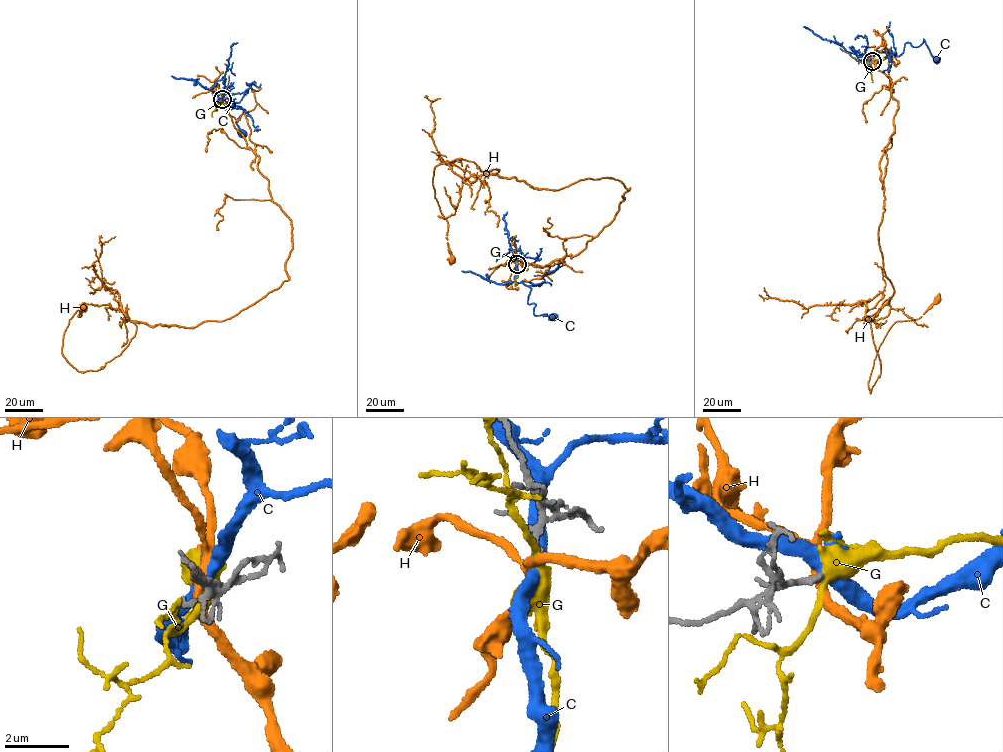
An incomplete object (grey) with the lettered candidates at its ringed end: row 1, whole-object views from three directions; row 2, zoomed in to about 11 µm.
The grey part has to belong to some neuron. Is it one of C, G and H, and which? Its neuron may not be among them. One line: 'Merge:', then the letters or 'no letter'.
Merge: no letter

